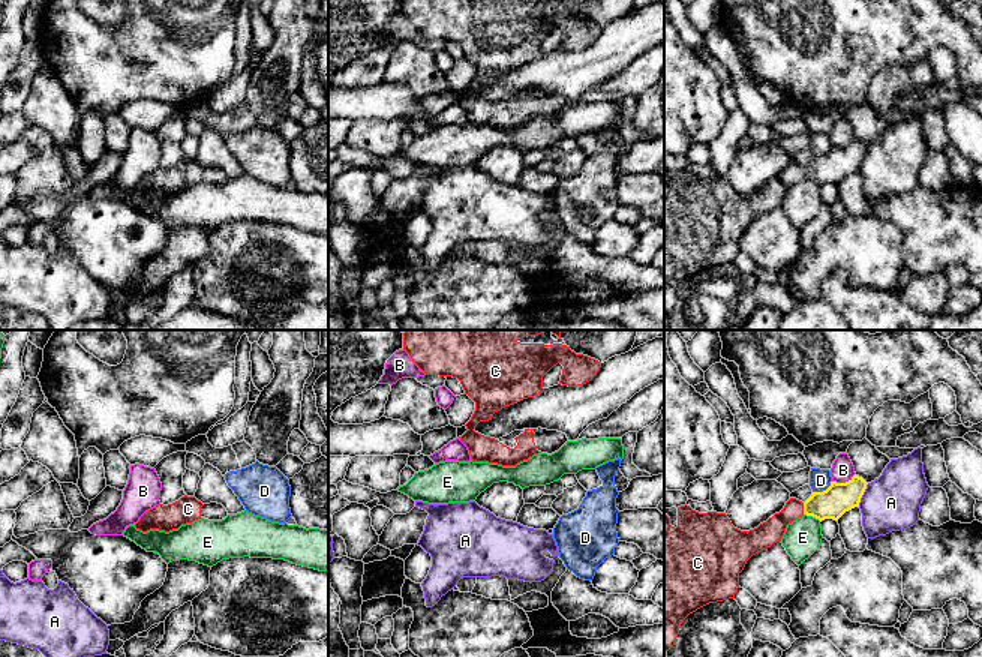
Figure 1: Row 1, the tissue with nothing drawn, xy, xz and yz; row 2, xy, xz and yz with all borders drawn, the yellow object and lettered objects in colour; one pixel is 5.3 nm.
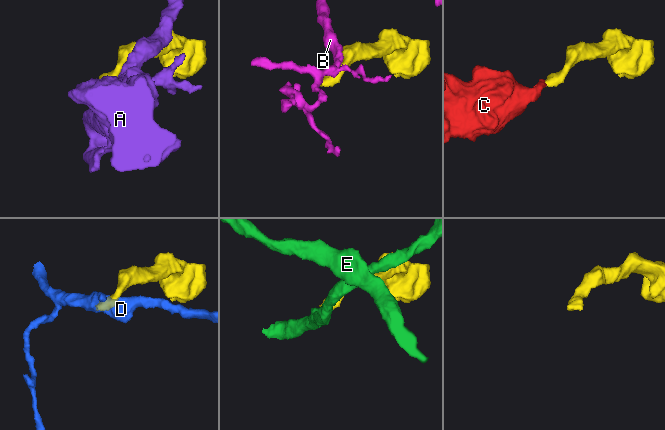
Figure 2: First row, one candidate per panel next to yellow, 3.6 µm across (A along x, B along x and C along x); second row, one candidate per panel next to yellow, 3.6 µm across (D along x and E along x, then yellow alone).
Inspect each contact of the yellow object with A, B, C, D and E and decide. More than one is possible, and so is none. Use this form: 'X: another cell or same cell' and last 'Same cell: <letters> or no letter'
A: another cell
B: another cell
C: same cell
D: another cell
E: another cell
Same cell: C

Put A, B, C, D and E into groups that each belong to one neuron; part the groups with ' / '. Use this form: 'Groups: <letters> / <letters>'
Groups: A / B / C / D / E

